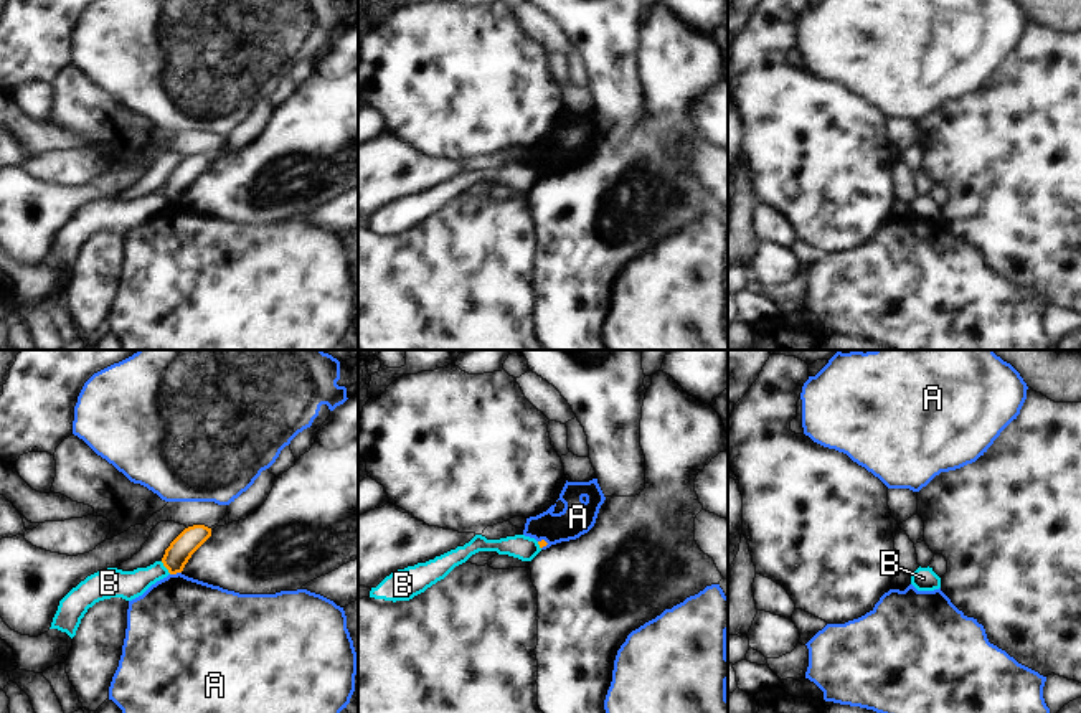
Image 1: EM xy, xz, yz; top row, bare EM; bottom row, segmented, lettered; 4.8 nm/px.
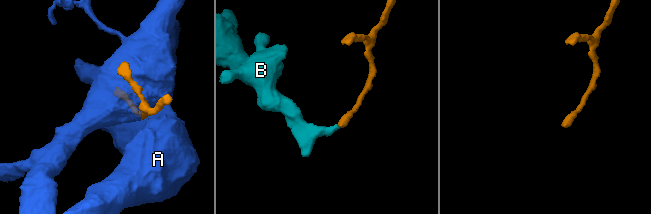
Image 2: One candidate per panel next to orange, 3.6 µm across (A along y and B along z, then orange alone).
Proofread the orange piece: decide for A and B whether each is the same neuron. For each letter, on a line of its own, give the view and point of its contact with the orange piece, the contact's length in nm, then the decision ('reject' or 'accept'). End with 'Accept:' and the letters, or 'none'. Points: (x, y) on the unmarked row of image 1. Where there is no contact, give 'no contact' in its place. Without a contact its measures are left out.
A: xy (175, 203) | 60 nm | reject
B: xy (165, 197) | 80 nm | reject
Accept: none

